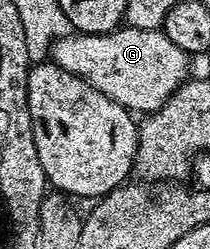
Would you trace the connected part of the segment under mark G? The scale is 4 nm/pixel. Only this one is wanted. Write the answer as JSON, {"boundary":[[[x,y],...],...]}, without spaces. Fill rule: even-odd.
{"boundary":[[[122,25],[109,34],[79,34],[70,32],[66,38],[60,38],[51,47],[51,60],[59,68],[87,80],[103,96],[115,100],[119,105],[130,112],[144,116],[152,114],[169,99],[181,86],[181,83],[190,77],[190,55],[183,52],[176,44],[167,40],[164,29],[144,30],[134,26]]]}

